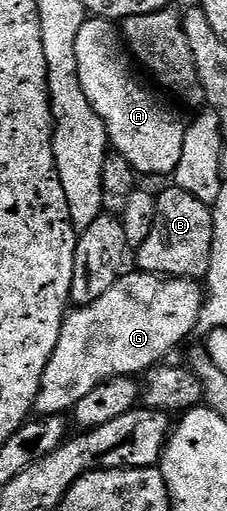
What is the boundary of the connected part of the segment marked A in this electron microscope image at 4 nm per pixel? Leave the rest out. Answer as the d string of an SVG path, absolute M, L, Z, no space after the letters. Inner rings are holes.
M89 17L82 24L82 32L78 32L74 52L78 56L82 92L86 92L86 100L90 100L94 112L102 116L111 149L125 158L137 175L172 176L182 159L185 123L176 122L175 112L147 81L140 82L117 23L107 18Z

